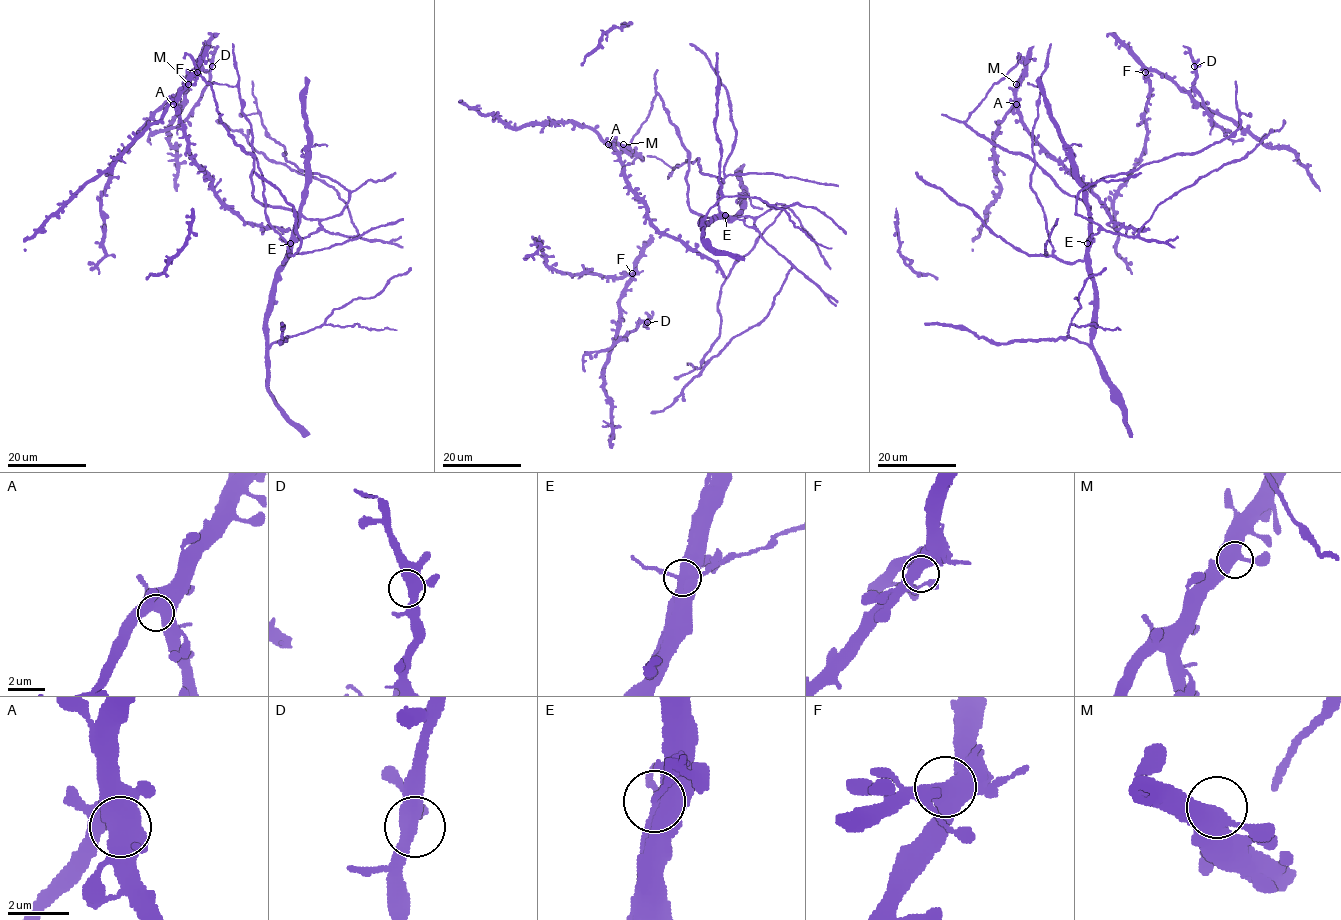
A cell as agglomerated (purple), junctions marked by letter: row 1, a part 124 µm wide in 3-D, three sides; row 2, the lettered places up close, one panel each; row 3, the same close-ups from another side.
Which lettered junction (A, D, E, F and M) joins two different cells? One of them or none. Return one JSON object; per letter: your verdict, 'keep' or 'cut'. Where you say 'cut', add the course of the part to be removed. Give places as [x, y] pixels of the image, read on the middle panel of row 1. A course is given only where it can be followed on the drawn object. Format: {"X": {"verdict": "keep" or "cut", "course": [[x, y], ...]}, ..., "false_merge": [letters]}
{"A": {"verdict": "keep"}, "D": {"verdict": "keep"}, "E": {"verdict": "cut", "course": [[724, 215], [741, 219], [757, 231]]}, "F": {"verdict": "keep"}, "M": {"verdict": "keep"}, "false_merge": ["E"]}

